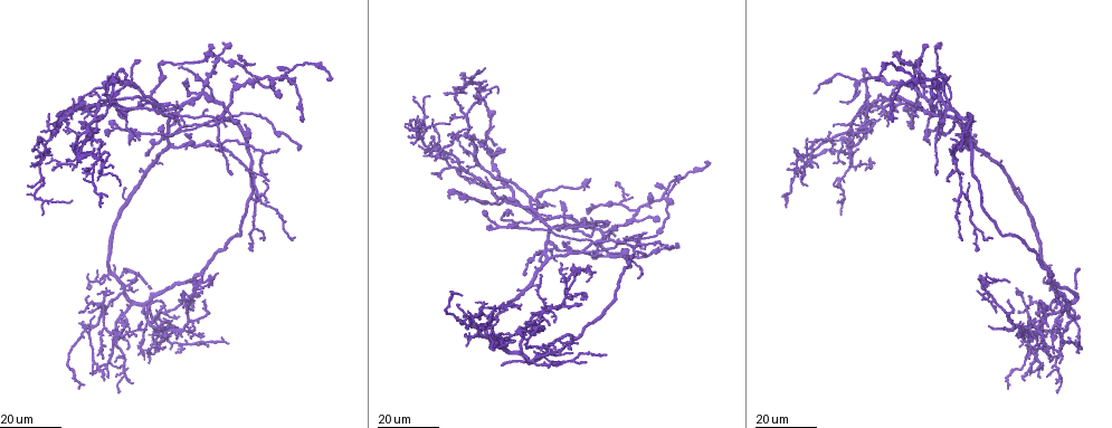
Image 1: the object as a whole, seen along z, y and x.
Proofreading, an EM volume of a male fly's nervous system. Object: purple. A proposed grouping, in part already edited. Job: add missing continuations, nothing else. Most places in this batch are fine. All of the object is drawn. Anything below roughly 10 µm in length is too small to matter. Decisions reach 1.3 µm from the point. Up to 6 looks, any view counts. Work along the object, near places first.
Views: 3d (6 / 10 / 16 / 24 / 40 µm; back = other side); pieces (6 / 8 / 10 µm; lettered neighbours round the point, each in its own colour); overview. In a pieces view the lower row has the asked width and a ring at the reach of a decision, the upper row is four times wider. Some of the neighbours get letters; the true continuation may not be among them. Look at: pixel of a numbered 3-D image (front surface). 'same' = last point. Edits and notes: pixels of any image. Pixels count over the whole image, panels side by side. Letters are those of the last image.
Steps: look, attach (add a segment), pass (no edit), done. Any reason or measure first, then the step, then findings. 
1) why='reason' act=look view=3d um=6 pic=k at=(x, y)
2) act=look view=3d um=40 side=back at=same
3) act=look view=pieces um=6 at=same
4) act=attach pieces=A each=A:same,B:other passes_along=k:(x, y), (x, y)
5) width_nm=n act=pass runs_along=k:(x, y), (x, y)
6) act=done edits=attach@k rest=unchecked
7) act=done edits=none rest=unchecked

why='long arm stops here' act=look view=3d um=24 pic=1 at=(431, 174)

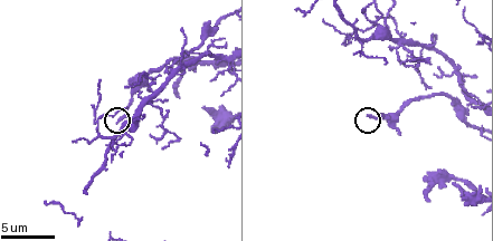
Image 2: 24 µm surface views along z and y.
why='see the neighbours' act=look view=pieces um=8 pic=2 at=(117, 121)

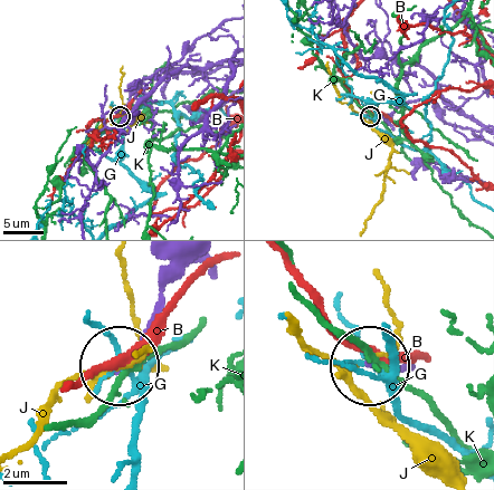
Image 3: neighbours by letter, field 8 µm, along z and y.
width_nm=170 act=pass each=B:other,G:other,J:other,K:other found='none of them fits'

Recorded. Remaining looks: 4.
why='thin end' act=look view=3d um=16 pic=1 at=(505, 214)

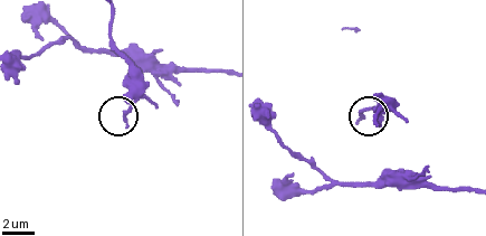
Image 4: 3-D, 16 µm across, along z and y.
act=look view=pieces um=8 pic=4 at=(379, 123)

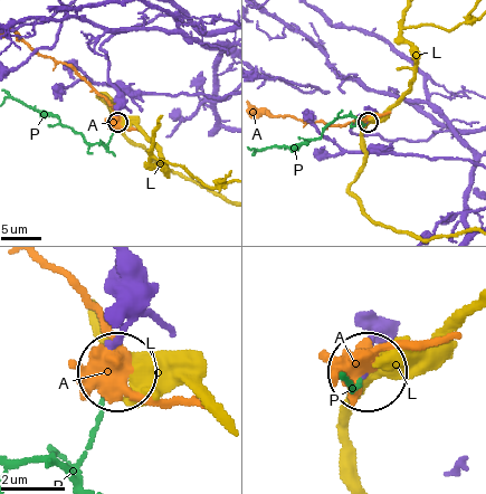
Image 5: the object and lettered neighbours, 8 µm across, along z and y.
act=pass each=A:other,L:other,P:other found='none of them fits'

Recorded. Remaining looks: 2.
why='branch stops here' act=look view=3d um=24 pic=1 at=(123, 267)

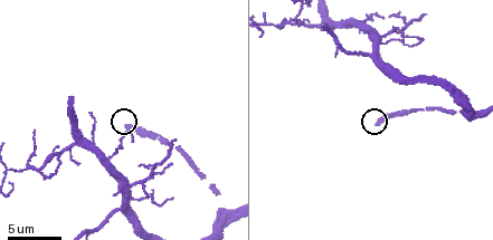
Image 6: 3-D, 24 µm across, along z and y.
act=look view=pieces um=8 pic=6 at=(377, 122)

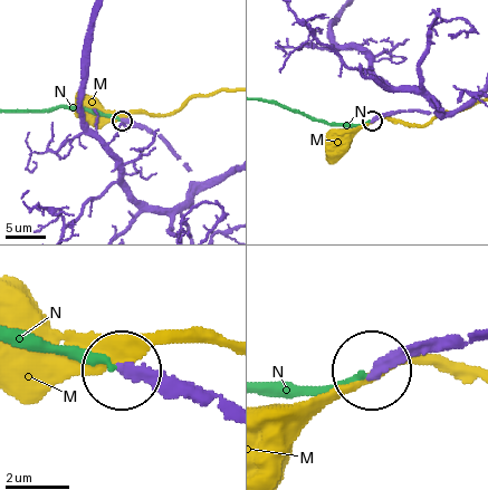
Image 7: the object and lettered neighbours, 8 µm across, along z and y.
act=attach pieces=N each=M:other,N:same passes_along=7:(200, 404), (75, 348), (19, 348) found='it goes on there'

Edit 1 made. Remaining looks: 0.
act=done edits=attach@7 rest=unchecked

